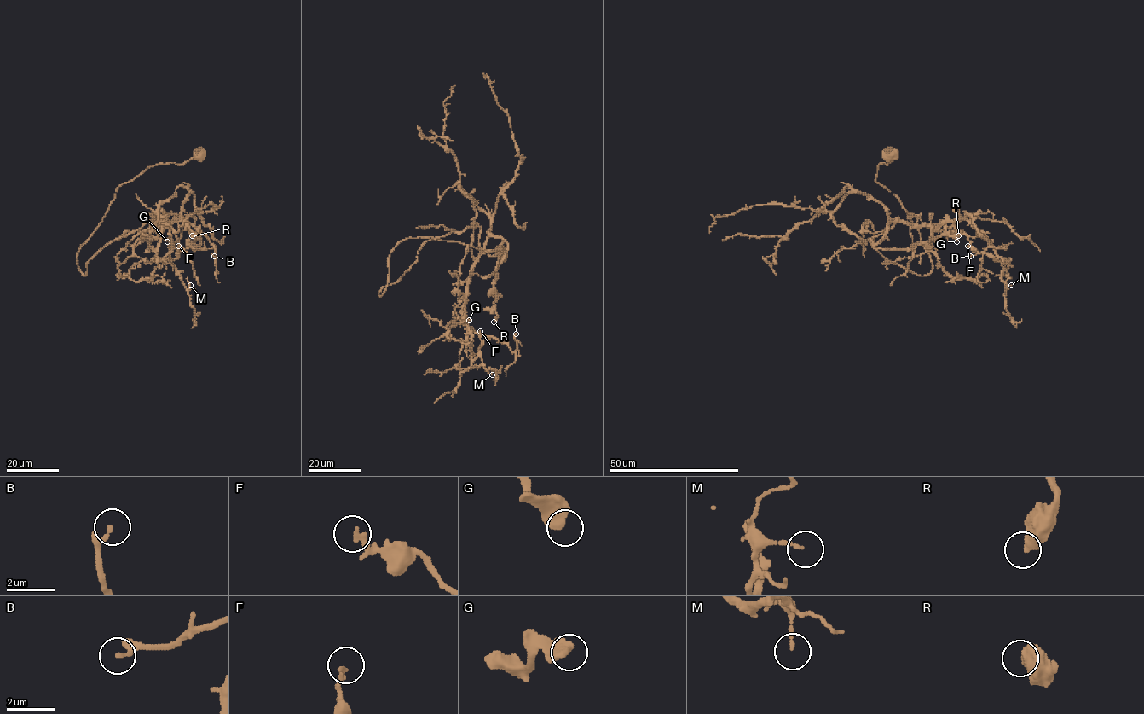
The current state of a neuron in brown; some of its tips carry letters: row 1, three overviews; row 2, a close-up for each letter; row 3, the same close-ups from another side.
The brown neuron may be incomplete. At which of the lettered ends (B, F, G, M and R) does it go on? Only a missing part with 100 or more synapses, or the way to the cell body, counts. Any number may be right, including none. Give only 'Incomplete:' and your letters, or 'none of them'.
Incomplete: none of them

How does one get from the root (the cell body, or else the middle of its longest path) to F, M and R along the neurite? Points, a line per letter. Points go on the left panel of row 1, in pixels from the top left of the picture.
F: (198, 154), (121, 184), (77, 262), (85, 275), (148, 221), (176, 222), (162, 221), (172, 259), (178, 246)
M: (198, 154), (121, 184), (77, 252), (85, 275), (112, 241), (176, 222), (162, 221), (190, 285)
R: (198, 154), (121, 184), (78, 269), (148, 221), (177, 233), (182, 221), (205, 249), (192, 235)

